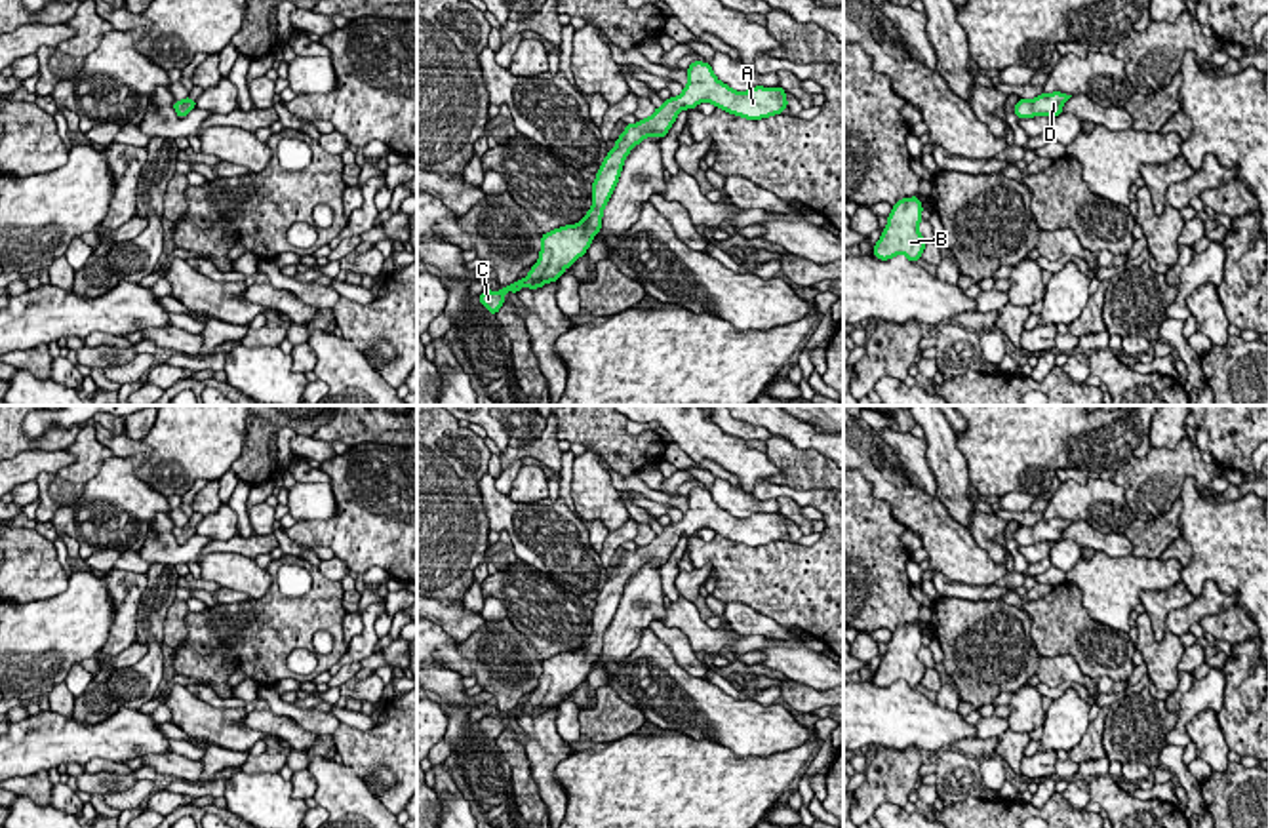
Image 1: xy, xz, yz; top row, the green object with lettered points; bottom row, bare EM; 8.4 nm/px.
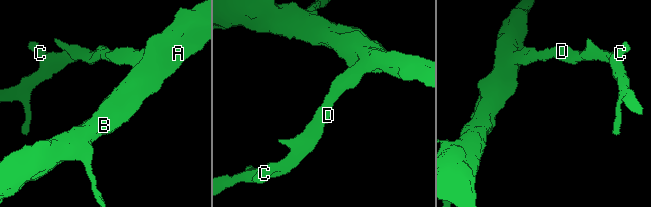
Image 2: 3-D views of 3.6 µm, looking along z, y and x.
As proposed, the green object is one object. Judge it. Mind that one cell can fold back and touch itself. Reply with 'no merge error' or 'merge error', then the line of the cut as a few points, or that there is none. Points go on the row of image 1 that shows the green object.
no merge error | no cut

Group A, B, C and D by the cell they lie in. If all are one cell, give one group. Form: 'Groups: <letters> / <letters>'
Groups: A B C D

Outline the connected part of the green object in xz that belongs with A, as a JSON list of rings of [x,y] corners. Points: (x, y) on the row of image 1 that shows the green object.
[[[704,61],[691,63],[687,78],[689,82],[678,97],[664,99],[664,105],[657,107],[649,118],[626,124],[615,141],[615,148],[607,152],[596,173],[592,183],[592,207],[586,215],[577,225],[565,225],[543,234],[539,261],[524,280],[503,286],[501,291],[485,289],[478,295],[478,301],[489,308],[489,316],[497,314],[505,305],[506,291],[518,293],[522,286],[537,289],[548,282],[558,282],[564,270],[586,253],[592,238],[602,228],[604,207],[619,183],[628,152],[645,137],[666,137],[682,108],[691,110],[699,103],[712,103],[729,114],[762,120],[783,114],[788,107],[786,91],[781,86],[756,86],[748,91],[735,91],[720,82],[710,63]]]

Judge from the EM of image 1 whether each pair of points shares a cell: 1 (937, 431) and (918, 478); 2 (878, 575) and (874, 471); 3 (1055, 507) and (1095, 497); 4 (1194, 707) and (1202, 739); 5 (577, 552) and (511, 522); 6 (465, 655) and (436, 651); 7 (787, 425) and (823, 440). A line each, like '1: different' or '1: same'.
1: different
2: different
3: same
4: different
5: same
6: same
7: same

